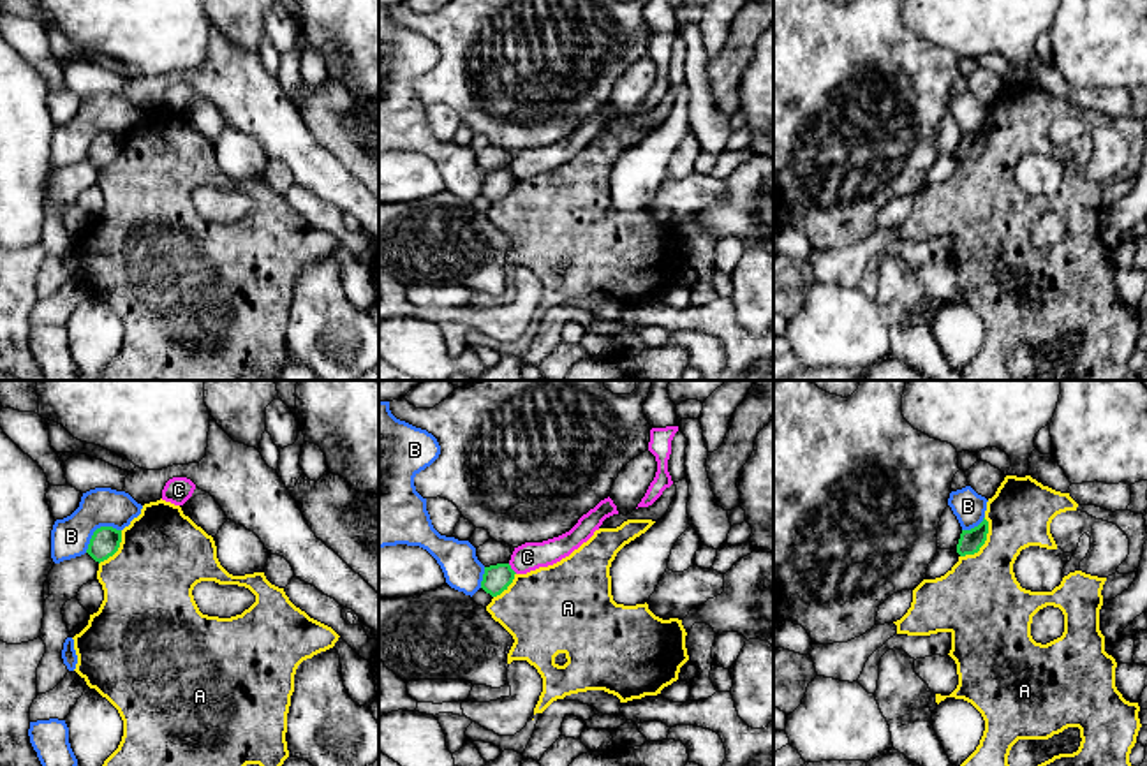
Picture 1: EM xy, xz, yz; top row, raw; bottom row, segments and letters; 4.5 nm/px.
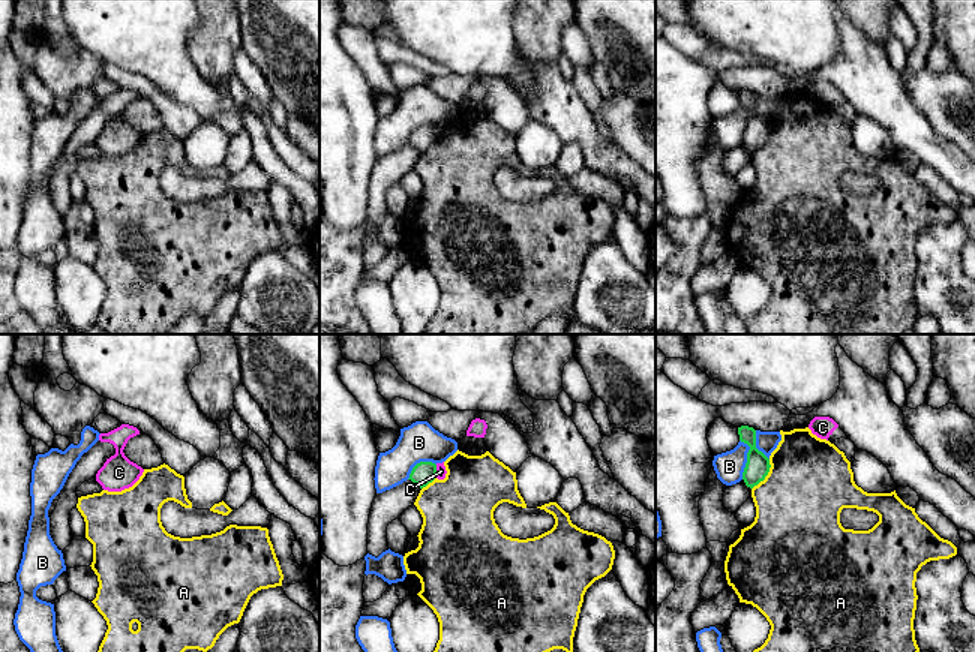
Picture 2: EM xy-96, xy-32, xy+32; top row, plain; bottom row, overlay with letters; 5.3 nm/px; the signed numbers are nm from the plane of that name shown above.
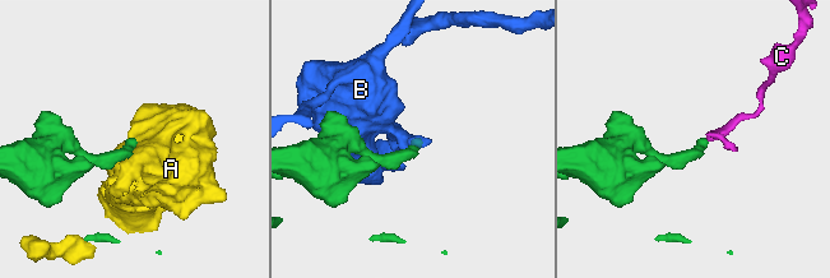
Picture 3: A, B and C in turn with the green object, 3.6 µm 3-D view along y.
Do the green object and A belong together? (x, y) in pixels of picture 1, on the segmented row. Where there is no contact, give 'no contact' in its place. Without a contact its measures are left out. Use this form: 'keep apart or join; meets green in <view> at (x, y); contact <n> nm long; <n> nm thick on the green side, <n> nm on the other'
keep apart; meets green in yz at (984, 543); contact 220 nm long; 110 nm thick on the green side, 380 nm on the other

